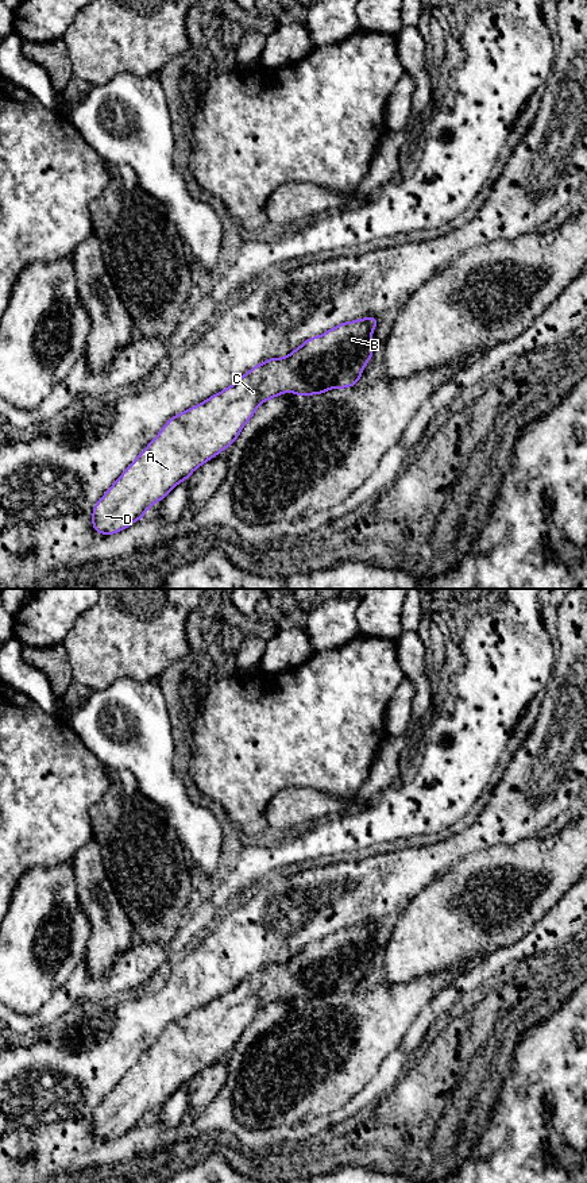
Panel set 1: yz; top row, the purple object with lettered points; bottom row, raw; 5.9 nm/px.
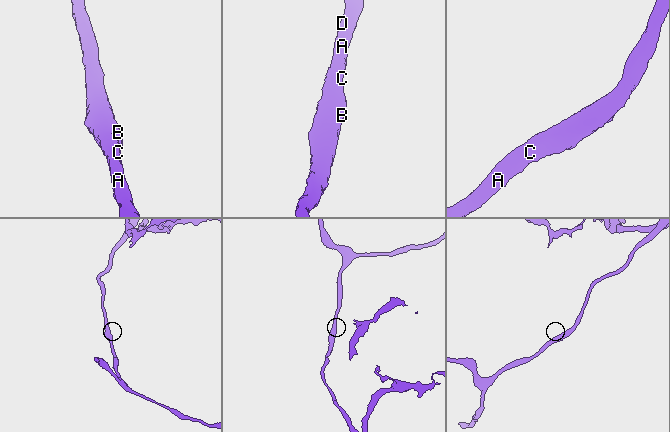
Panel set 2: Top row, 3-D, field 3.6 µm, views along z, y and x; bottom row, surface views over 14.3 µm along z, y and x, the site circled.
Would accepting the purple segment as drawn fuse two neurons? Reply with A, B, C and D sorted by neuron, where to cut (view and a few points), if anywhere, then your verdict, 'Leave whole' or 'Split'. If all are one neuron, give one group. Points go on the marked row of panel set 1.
Groups: A B C D. No split. Leave whole

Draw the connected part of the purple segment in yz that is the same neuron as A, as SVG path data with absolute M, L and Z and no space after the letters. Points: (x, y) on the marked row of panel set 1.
M376 317L344 321L320 336L312 336L287 357L269 358L243 374L233 385L169 419L97 501L92 513L93 529L103 535L113 535L140 520L148 508L163 500L179 482L189 479L196 469L231 447L262 402L285 392L302 397L358 385L374 354L372 331L379 321Z

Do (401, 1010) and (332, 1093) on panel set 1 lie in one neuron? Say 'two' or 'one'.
one

